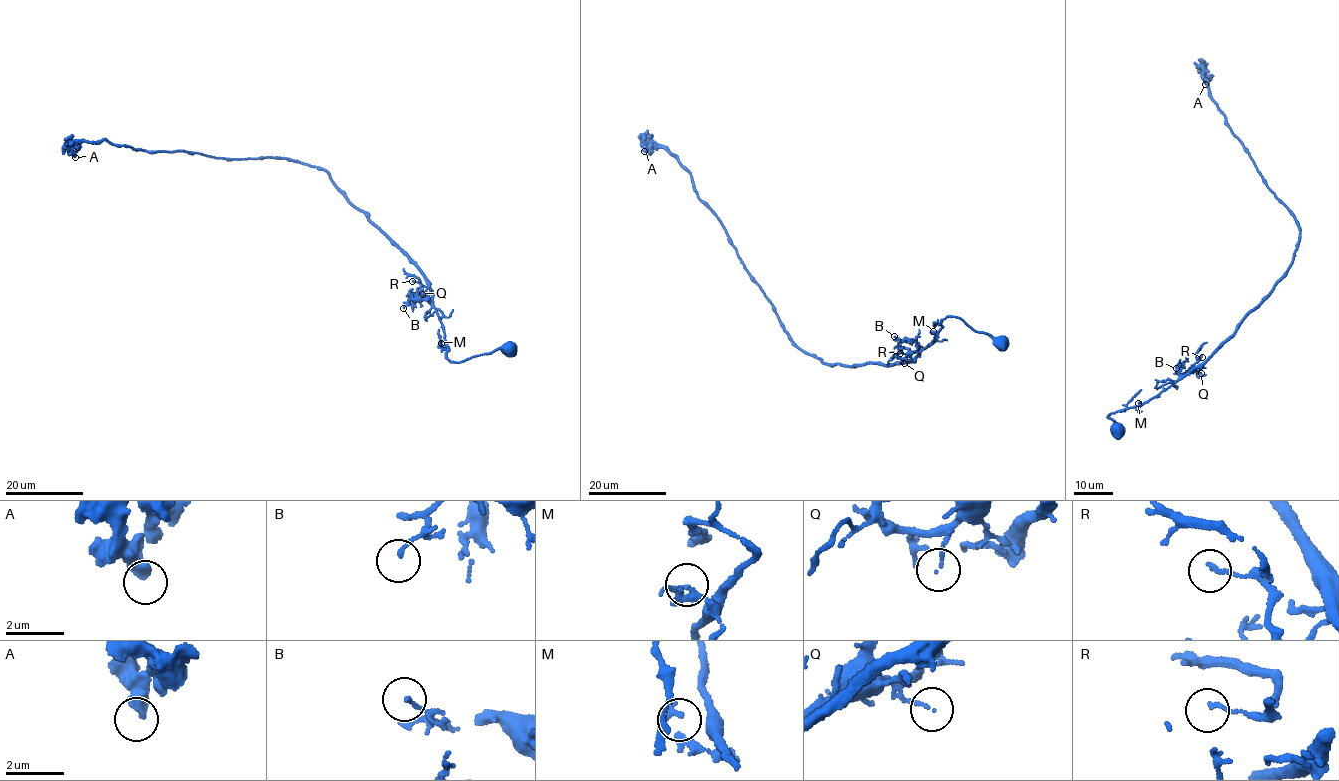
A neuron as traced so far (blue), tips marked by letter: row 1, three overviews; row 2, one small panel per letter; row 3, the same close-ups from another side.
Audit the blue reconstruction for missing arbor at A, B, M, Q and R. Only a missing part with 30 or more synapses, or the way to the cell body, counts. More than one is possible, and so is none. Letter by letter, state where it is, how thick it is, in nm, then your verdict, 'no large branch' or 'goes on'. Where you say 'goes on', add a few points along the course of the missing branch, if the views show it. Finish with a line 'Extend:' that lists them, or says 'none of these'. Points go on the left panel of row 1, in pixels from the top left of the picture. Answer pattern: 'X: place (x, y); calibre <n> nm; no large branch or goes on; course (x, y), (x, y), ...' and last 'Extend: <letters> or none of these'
A: place (75, 157); calibre 420 nm; no large branch
B: place (403, 308); calibre 130 nm; no large branch
M: place (441, 343); calibre 150 nm; no large branch
Q: place (422, 294); calibre 100 nm; no large branch
R: place (412, 281); calibre 110 nm; no large branch
Extend: none of these

